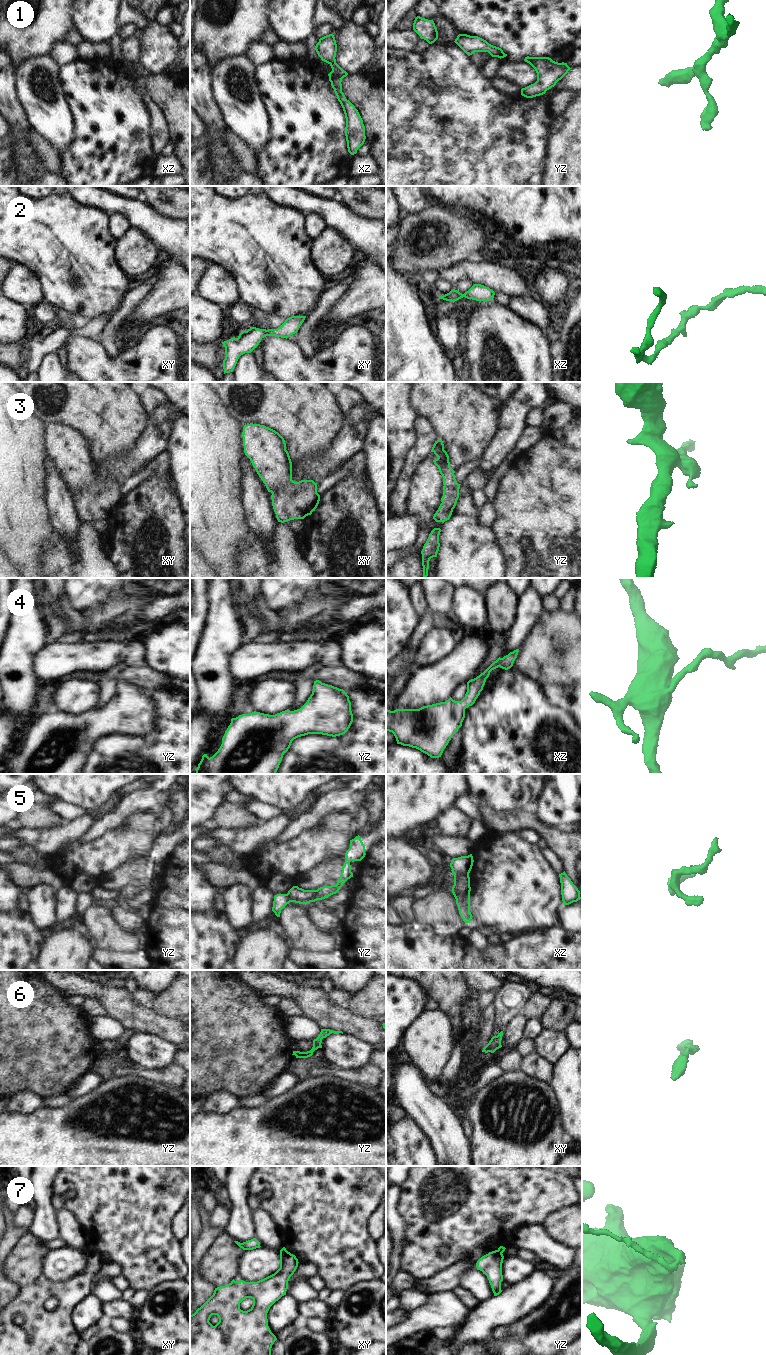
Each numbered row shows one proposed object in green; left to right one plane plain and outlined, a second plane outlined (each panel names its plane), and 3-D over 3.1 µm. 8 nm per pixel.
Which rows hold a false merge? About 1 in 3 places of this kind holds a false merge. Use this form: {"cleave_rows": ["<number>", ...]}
{"cleave_rows": ["5", "7"]}

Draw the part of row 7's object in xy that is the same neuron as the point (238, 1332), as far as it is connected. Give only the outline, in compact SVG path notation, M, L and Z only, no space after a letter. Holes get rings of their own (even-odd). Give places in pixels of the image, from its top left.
M287 1250L280 1253L280 1268L272 1275L257 1282L234 1279L225 1286L215 1288L213 1295L196 1312L190 1315L190 1355L271 1355L271 1348L277 1340L268 1326L267 1313L270 1307L286 1295L288 1281L298 1267L298 1259ZM246 1298L253 1300L252 1307L243 1311L240 1303ZM217 1315L219 1322L213 1326L209 1320Z

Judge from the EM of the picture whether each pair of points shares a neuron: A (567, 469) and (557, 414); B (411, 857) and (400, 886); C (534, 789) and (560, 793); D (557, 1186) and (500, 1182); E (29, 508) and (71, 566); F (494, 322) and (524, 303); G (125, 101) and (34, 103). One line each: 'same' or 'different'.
A: different
B: same
C: different
D: same
E: different
F: different
G: different

